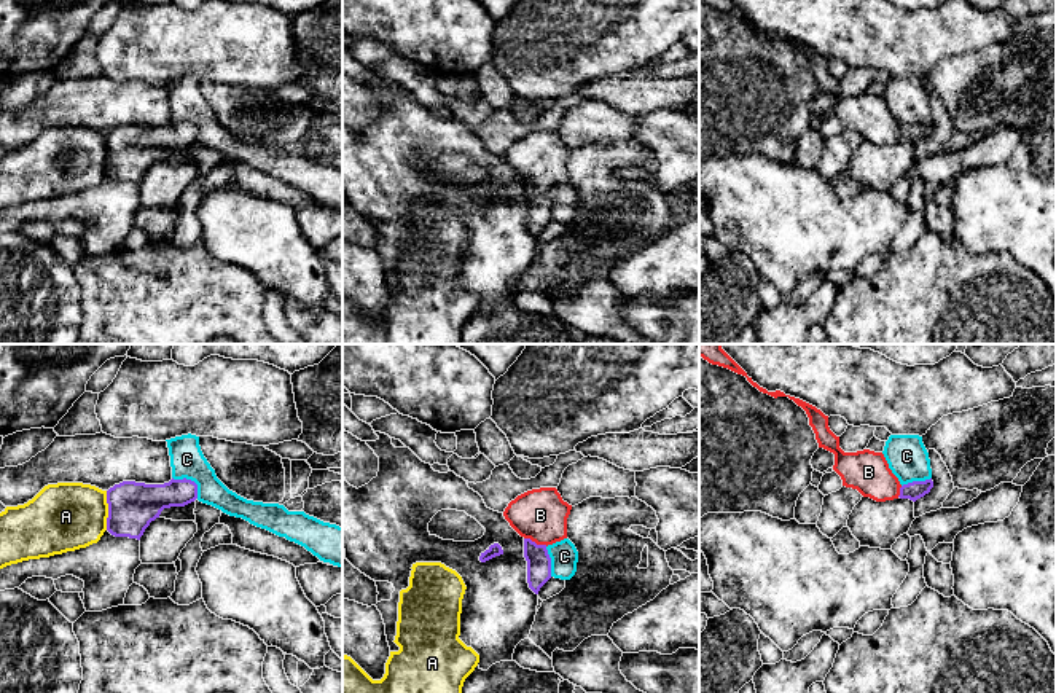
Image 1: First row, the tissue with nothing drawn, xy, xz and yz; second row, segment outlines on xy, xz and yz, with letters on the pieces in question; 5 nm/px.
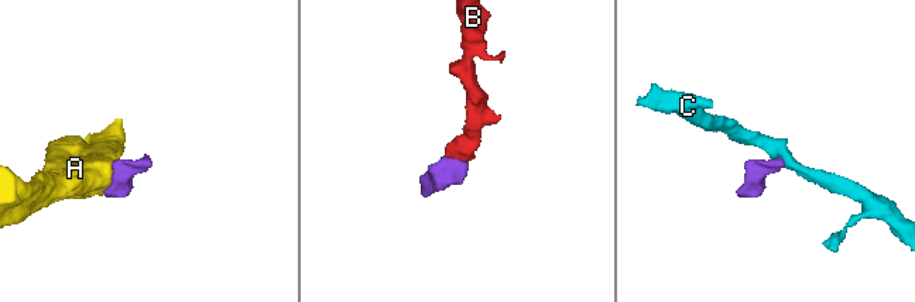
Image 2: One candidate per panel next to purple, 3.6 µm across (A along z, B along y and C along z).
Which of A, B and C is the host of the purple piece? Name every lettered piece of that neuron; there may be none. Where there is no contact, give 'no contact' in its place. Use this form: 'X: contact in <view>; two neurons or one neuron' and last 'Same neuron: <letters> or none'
A: contact in xy; two neurons
B: contact in xz; one neuron
C: contact in xy; two neurons
Same neuron: B

